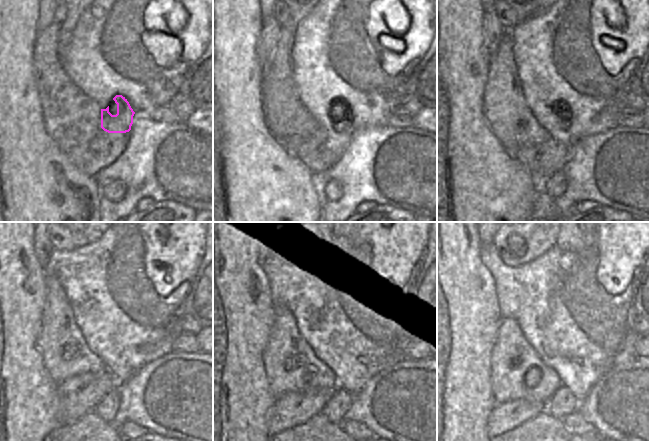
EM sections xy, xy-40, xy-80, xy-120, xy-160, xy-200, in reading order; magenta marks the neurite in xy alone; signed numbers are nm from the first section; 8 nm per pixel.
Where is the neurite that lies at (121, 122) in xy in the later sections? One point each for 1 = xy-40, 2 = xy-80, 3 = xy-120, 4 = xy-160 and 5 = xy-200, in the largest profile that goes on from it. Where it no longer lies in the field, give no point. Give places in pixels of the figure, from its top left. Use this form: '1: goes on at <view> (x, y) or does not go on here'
1: goes on at xy-40 (338, 137)
2: goes on at xy-80 (543, 160)
3: goes on at xy-120 (80, 395)
4: goes on at xy-160 (291, 409)
5: goes on at xy-200 (504, 417)

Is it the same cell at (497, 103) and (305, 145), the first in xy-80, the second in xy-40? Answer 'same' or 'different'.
different

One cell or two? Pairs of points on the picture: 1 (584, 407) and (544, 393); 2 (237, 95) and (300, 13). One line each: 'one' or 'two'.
1: two
2: two

